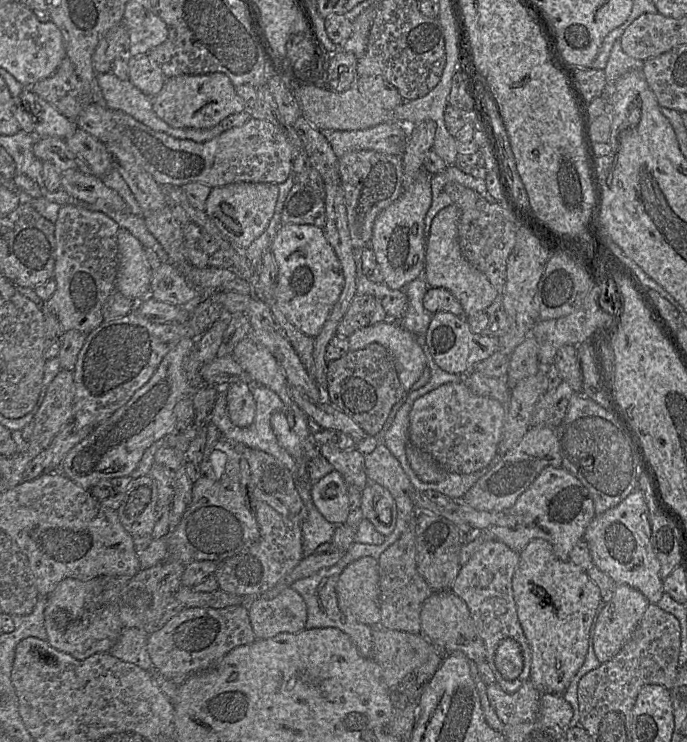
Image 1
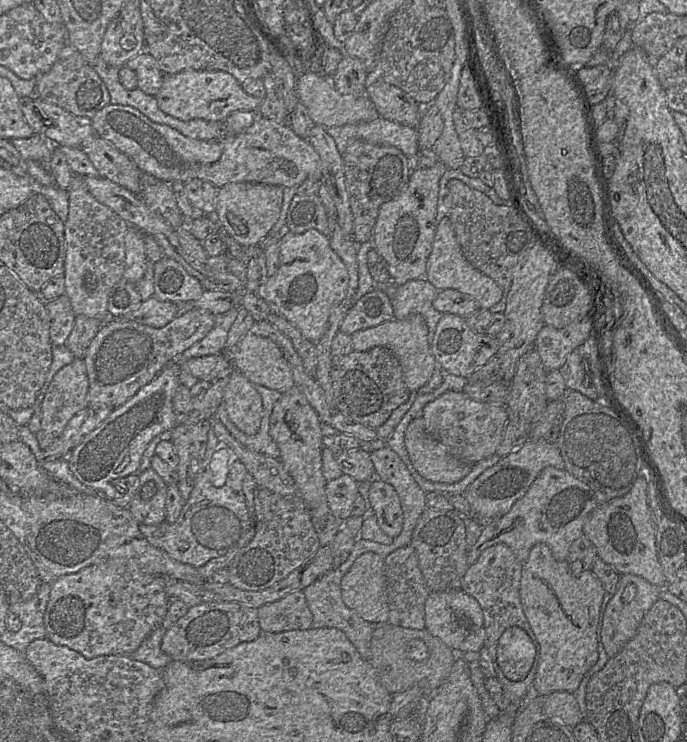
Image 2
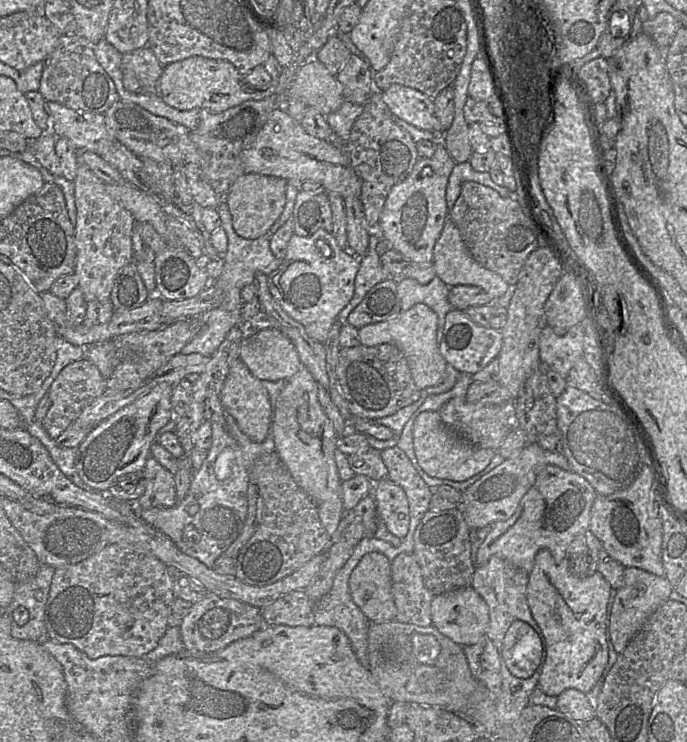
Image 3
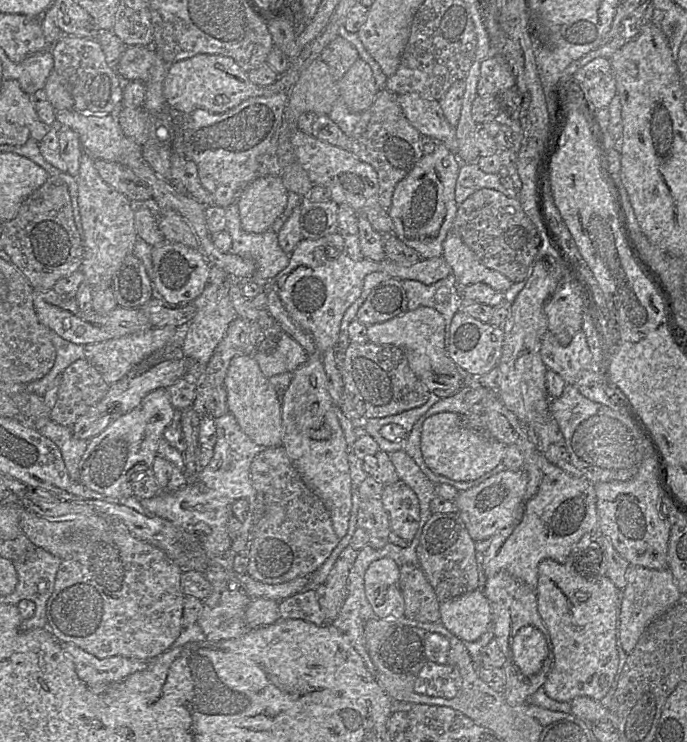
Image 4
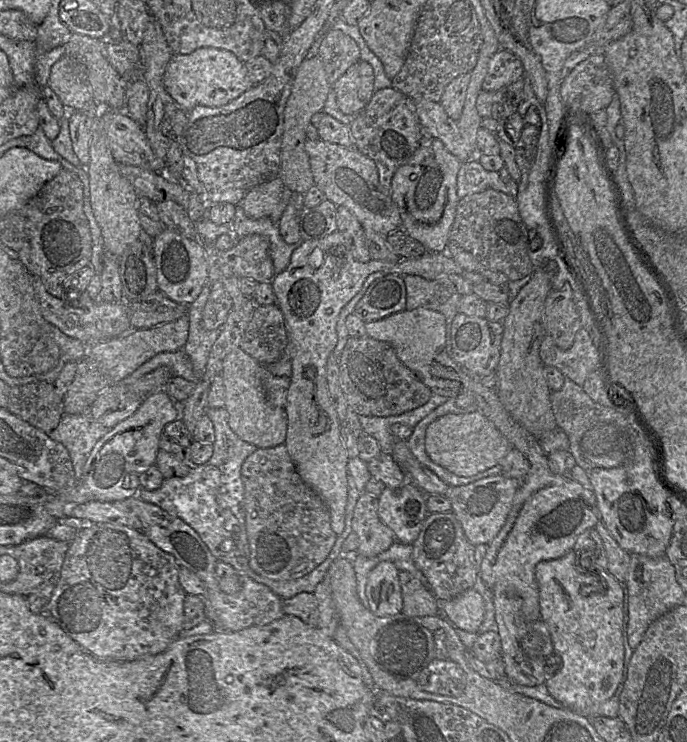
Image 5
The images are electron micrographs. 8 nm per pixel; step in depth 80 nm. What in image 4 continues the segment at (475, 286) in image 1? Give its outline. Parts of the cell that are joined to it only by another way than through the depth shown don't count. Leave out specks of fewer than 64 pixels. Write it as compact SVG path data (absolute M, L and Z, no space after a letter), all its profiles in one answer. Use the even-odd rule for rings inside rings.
M449 231L442 247L442 257L451 267L451 274L460 287L484 283L501 292L510 288L512 283L509 279L503 274L484 266L457 235Z

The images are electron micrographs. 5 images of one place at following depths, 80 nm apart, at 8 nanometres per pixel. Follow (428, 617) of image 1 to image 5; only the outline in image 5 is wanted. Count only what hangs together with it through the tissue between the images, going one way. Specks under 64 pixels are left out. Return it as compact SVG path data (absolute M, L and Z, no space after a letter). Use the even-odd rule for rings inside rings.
M471 588L453 599L442 602L445 617L452 625L468 632L477 632L485 616L485 602Z

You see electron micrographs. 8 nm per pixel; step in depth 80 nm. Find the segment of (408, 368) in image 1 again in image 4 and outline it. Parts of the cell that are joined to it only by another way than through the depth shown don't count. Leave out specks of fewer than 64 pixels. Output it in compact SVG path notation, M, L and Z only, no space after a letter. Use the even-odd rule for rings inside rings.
M424 306L405 311L385 322L367 326L368 341L374 344L390 344L400 348L404 352L411 370L429 391L453 386L462 389L476 385L475 377L458 366L448 356L444 336L445 321L443 316L435 309Z

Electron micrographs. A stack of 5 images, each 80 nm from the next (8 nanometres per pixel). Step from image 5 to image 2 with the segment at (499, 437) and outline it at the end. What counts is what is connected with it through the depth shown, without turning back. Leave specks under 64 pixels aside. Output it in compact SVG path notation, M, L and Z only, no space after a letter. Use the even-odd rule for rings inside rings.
M421 415L408 425L405 446L413 467L431 482L458 482L470 472L473 465L452 455L442 443L429 435Z

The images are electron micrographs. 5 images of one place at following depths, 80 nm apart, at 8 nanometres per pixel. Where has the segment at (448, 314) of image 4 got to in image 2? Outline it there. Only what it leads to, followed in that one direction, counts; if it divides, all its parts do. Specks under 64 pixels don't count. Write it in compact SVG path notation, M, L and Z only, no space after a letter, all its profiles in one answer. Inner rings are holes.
M415 279L398 285L392 299L393 318L402 320L412 314L420 314L427 324L428 341L431 344L443 315L432 305L439 292L428 280Z

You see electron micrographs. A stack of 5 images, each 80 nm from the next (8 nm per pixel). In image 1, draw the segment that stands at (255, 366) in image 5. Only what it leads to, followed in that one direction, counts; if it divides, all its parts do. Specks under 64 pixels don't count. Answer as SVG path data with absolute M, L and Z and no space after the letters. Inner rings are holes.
M234 382L226 386L226 407L230 421L237 427L252 424L256 413L256 403L251 386L245 382Z

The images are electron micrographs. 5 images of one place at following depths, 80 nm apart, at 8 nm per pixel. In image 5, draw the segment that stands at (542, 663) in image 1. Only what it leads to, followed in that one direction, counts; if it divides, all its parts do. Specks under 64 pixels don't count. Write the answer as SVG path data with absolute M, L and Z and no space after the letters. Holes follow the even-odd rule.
M572 549L560 558L540 561L535 567L539 592L540 619L545 622L554 651L561 659L561 668L544 684L555 700L562 703L564 707L585 716L595 716L596 705L613 697L622 681L623 673L623 585L608 571L600 570L600 572L597 571L597 568L589 565L585 554L576 556L575 551ZM584 585L591 586L588 596L583 596L580 593Z

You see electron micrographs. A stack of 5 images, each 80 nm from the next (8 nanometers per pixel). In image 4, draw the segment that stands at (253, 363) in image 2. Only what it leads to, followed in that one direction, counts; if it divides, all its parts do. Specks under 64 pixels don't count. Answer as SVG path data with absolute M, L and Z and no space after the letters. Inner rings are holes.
M283 332L278 344L271 352L258 352L252 355L264 377L270 378L285 372L294 372L308 355L302 346Z

